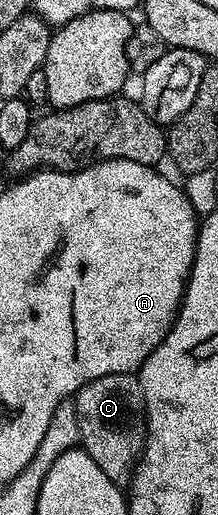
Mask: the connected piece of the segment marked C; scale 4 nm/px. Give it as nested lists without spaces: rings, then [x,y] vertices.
[[[120,372],[119,374],[107,374],[103,378],[89,380],[75,393],[77,400],[77,428],[81,431],[80,447],[85,449],[95,462],[119,486],[128,485],[133,478],[133,469],[137,467],[142,452],[145,450],[145,434],[147,425],[145,422],[145,399],[141,389],[141,381],[132,372]]]

